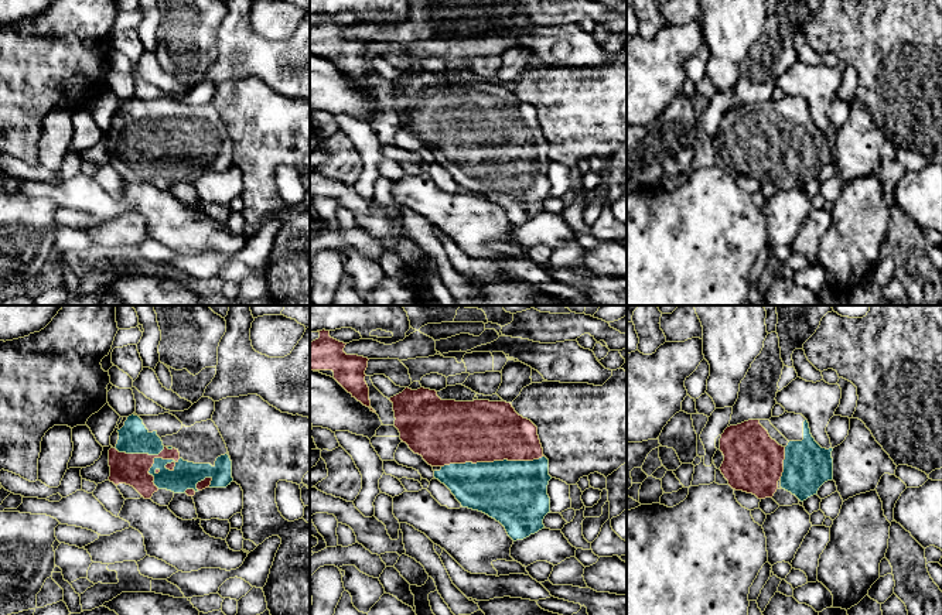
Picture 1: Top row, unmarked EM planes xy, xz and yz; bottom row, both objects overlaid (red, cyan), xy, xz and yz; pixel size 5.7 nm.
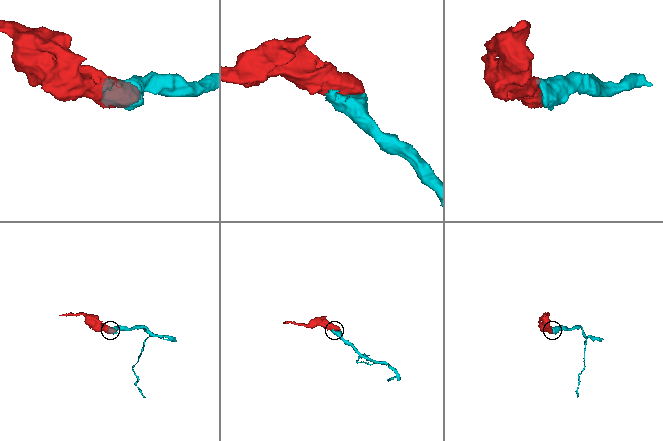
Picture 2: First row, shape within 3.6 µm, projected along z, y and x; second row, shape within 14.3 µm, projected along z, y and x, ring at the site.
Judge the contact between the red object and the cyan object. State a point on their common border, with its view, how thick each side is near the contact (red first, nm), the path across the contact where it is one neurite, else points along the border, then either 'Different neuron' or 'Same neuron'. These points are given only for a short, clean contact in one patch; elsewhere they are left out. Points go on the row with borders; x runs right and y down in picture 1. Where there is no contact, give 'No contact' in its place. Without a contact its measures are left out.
Touches red at xy (147, 454). Thickness 180 nm (red) against 160 nm. Same neuron

